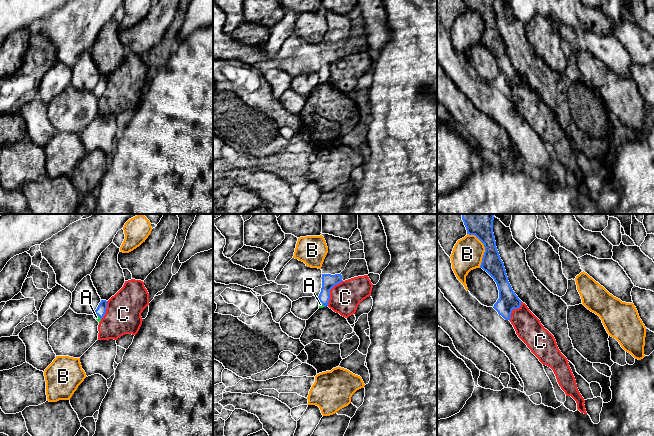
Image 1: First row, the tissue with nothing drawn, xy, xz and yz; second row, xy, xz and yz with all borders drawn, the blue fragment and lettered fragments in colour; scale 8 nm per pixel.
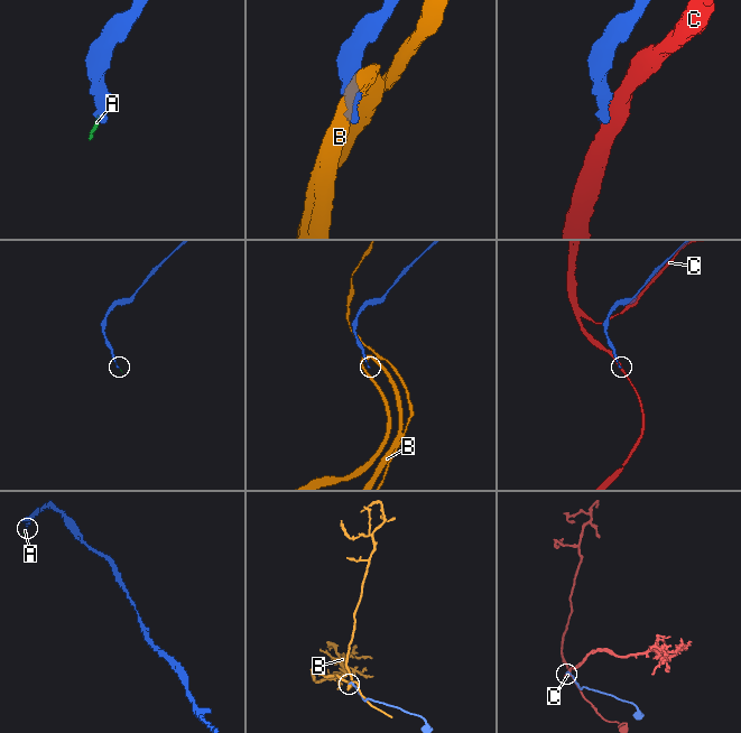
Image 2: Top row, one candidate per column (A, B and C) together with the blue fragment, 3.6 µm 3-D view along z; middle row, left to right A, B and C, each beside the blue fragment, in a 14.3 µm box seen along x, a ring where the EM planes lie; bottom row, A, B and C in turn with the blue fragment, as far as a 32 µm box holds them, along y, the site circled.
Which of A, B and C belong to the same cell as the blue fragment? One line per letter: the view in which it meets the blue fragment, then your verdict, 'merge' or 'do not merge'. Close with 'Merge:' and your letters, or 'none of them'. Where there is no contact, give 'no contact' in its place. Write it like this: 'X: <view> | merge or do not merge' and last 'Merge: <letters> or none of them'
A: xy | merge
B: yz | do not merge
C: xz | do not merge
Merge: A

